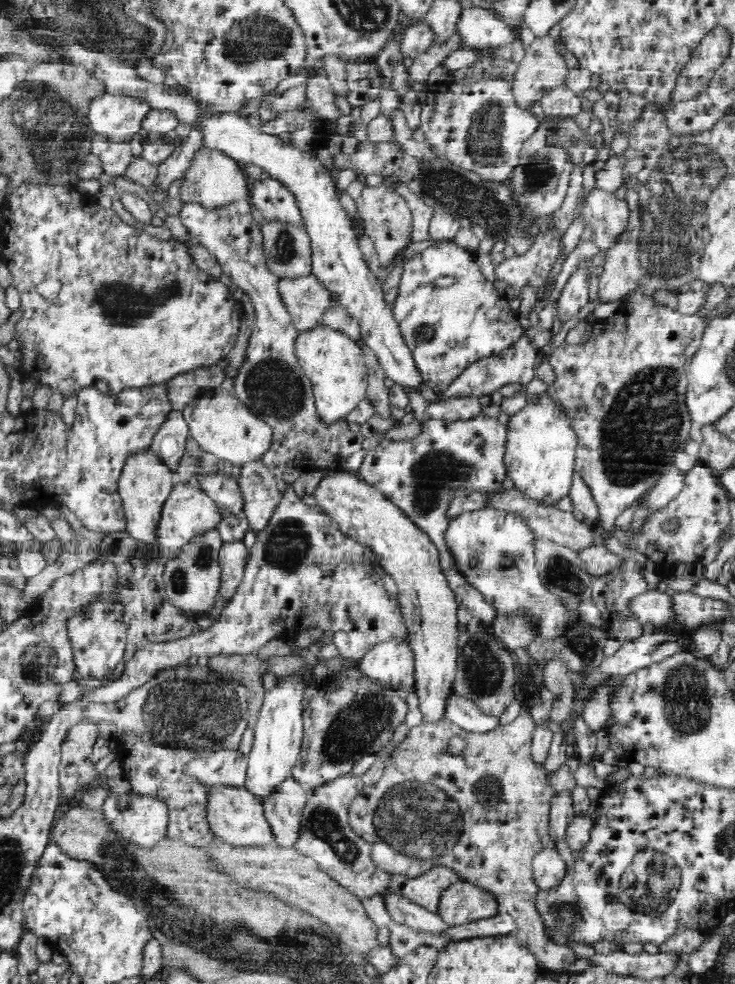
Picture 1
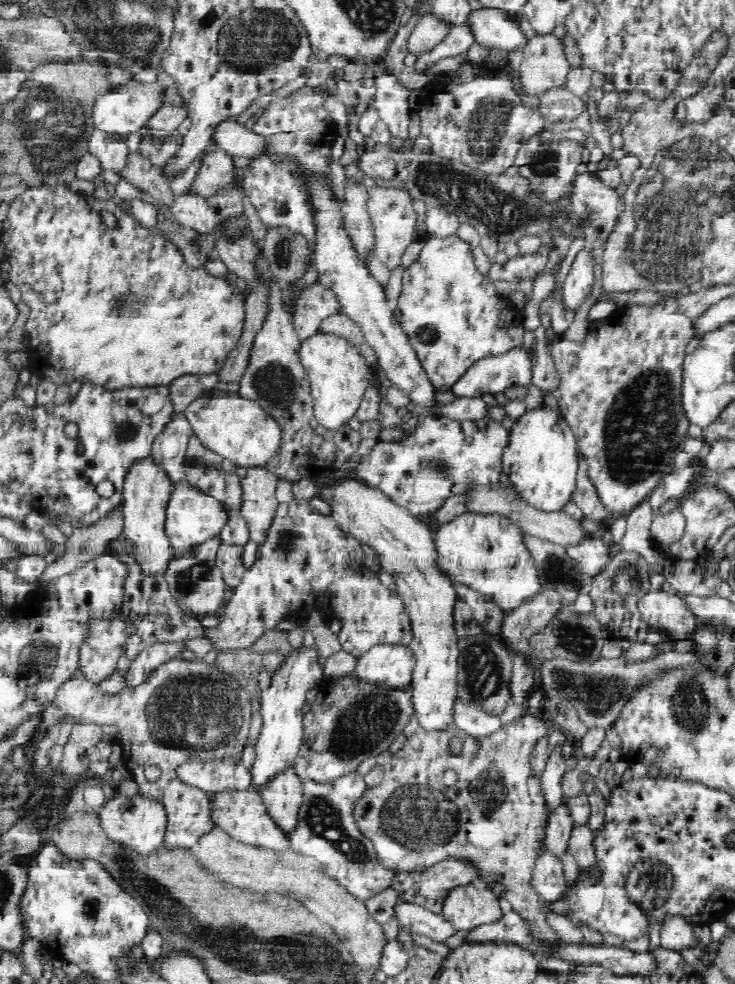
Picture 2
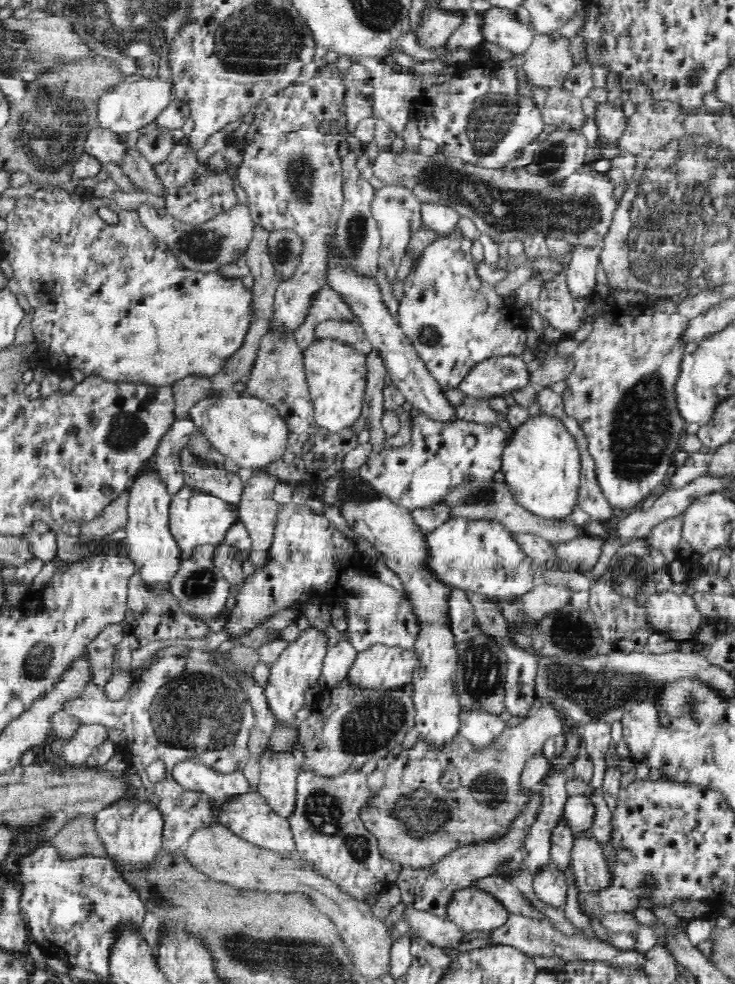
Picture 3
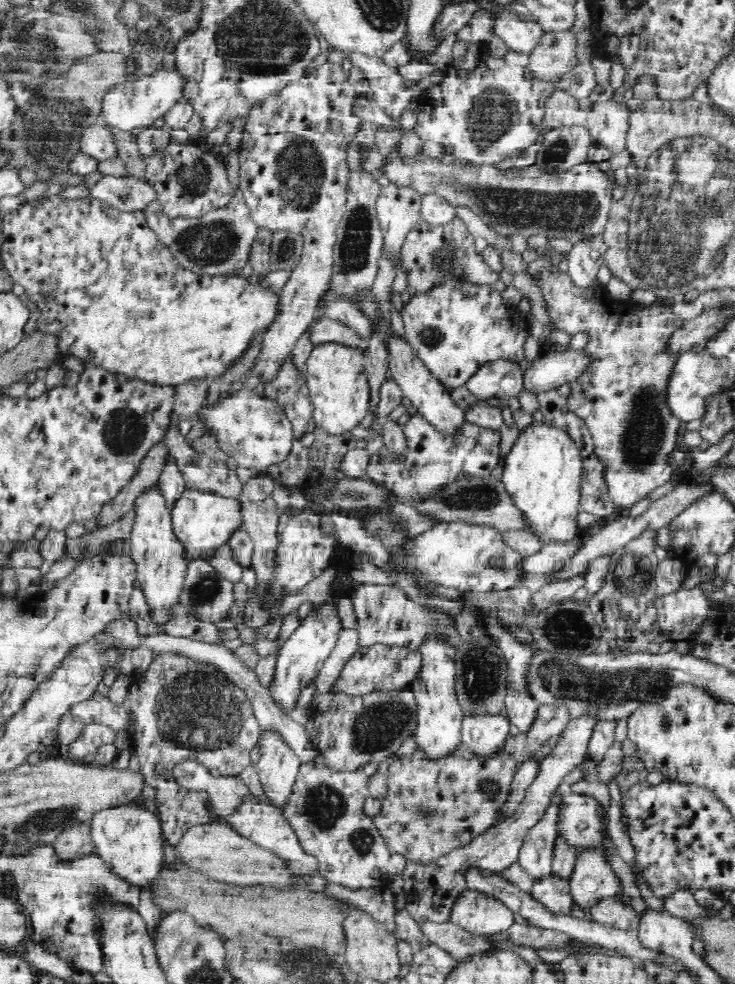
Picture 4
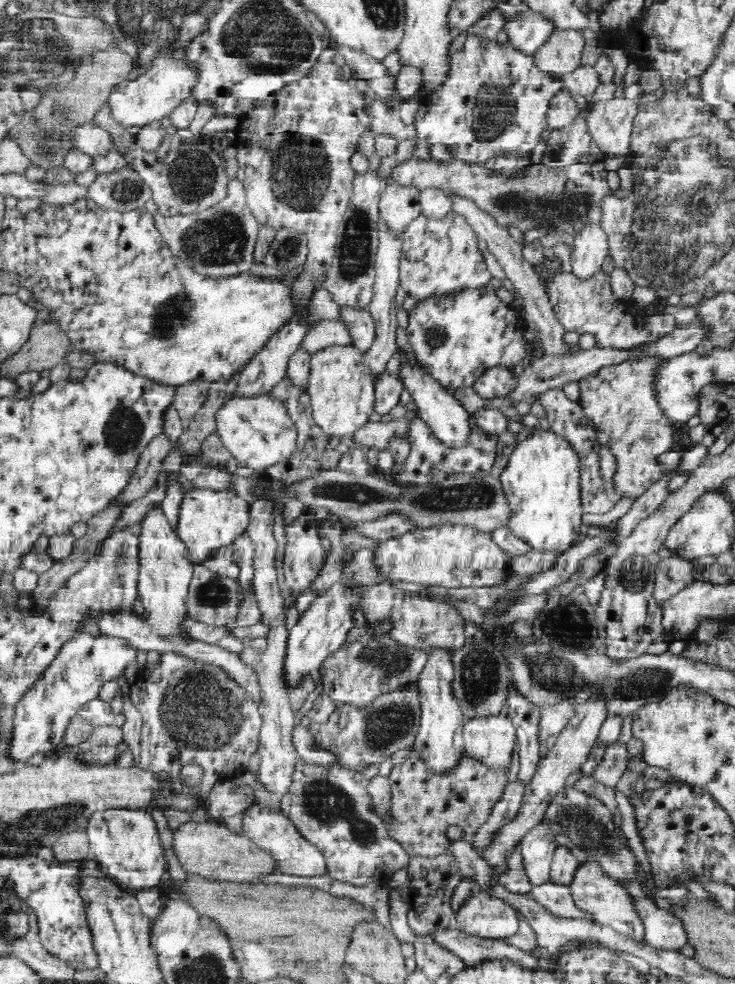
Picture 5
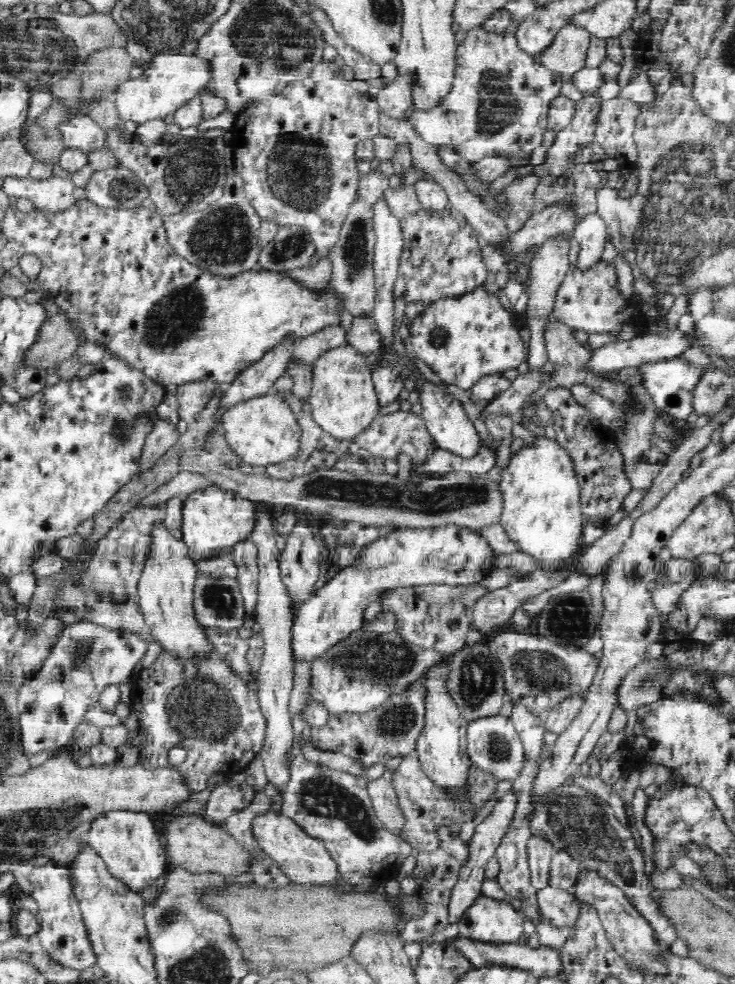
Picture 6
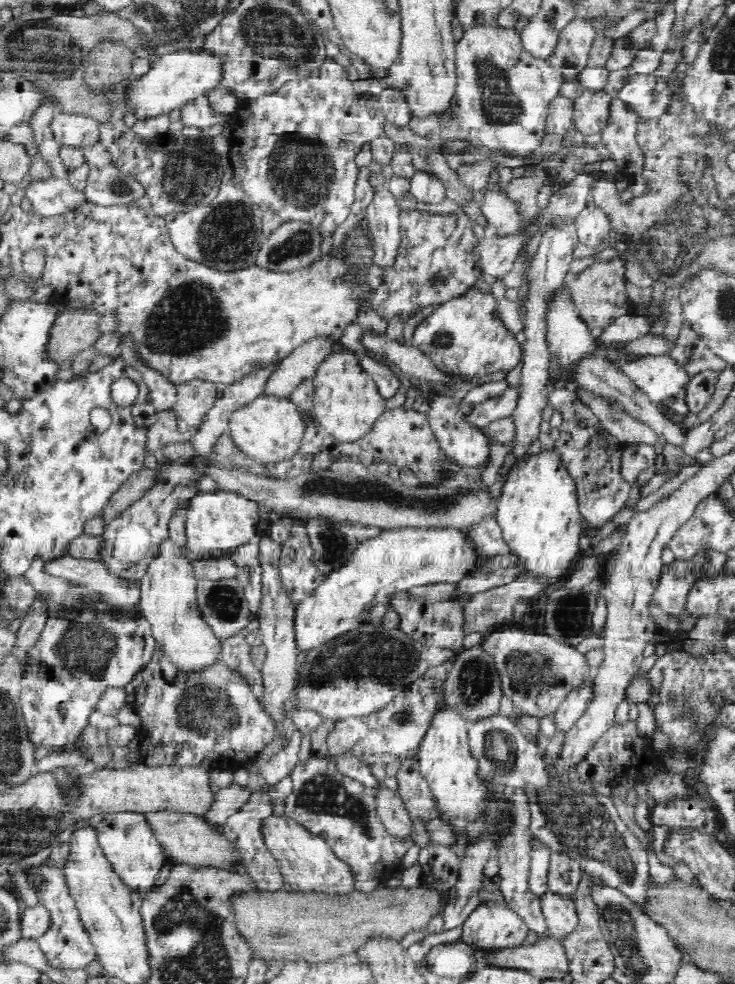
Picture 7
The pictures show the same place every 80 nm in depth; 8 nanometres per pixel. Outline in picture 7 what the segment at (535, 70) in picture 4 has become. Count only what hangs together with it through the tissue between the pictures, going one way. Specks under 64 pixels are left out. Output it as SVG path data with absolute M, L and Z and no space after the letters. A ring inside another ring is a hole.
M574 17L560 32L558 44L548 58L550 66L560 71L564 80L576 80L577 75L587 66L596 37L596 28L592 22Z

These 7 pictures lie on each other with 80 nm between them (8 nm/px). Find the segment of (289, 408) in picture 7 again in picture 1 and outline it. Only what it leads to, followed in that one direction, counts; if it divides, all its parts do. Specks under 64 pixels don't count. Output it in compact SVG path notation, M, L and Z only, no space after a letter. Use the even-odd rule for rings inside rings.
M221 387L209 394L197 397L183 408L183 415L189 426L191 438L206 452L218 456L222 461L243 465L251 462L261 462L272 449L274 443L274 427L266 423L256 411L248 407L234 393Z

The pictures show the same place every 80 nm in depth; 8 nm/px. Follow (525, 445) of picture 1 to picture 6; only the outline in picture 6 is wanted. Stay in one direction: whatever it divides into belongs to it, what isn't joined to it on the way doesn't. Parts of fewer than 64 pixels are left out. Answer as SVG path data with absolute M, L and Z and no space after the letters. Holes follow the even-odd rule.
M537 439L533 447L515 453L499 476L502 497L499 523L507 538L535 560L536 569L562 570L566 560L582 551L582 529L587 522L581 511L579 482L568 455L555 440Z

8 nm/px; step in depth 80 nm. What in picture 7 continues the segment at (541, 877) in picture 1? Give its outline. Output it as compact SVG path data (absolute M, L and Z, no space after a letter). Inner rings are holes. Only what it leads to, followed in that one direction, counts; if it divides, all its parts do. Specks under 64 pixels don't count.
M548 891L541 898L541 907L549 935L557 941L564 940L578 927L579 919L570 897L564 898Z

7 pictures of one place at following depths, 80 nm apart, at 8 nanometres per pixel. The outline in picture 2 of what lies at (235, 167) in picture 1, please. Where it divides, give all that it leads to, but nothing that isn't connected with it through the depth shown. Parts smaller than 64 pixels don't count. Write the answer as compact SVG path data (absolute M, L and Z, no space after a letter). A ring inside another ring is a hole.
M222 148L207 152L201 160L201 166L191 186L191 192L211 195L232 181L238 185L238 171L231 156Z

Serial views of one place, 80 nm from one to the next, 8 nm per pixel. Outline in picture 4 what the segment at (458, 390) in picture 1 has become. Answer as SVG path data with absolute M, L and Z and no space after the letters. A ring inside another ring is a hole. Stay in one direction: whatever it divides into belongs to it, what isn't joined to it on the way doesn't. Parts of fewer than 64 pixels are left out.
M504 359L496 360L486 364L466 387L479 400L500 398L507 402L523 390L523 374L518 363L510 363Z

